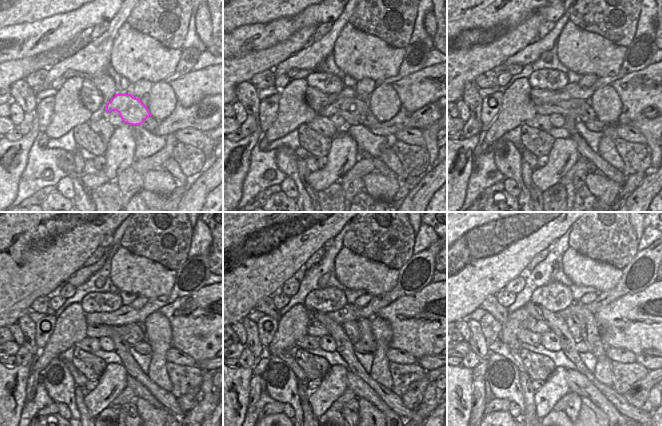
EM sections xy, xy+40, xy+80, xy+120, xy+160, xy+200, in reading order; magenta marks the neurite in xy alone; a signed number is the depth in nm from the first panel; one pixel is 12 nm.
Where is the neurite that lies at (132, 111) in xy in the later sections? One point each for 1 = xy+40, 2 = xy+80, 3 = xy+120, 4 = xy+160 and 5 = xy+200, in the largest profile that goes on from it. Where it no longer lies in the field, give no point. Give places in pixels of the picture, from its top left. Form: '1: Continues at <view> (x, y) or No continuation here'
1: Continues at xy+40 (351, 109)
2: Continues at xy+80 (571, 108)
3: Continues at xy+120 (94, 331)
4: Continues at xy+160 (315, 328)
5: Continues at xy+200 (530, 323).

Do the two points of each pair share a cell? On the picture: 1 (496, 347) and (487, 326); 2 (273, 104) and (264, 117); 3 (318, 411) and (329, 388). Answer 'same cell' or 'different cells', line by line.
1: different cells
2: same cell
3: same cell

